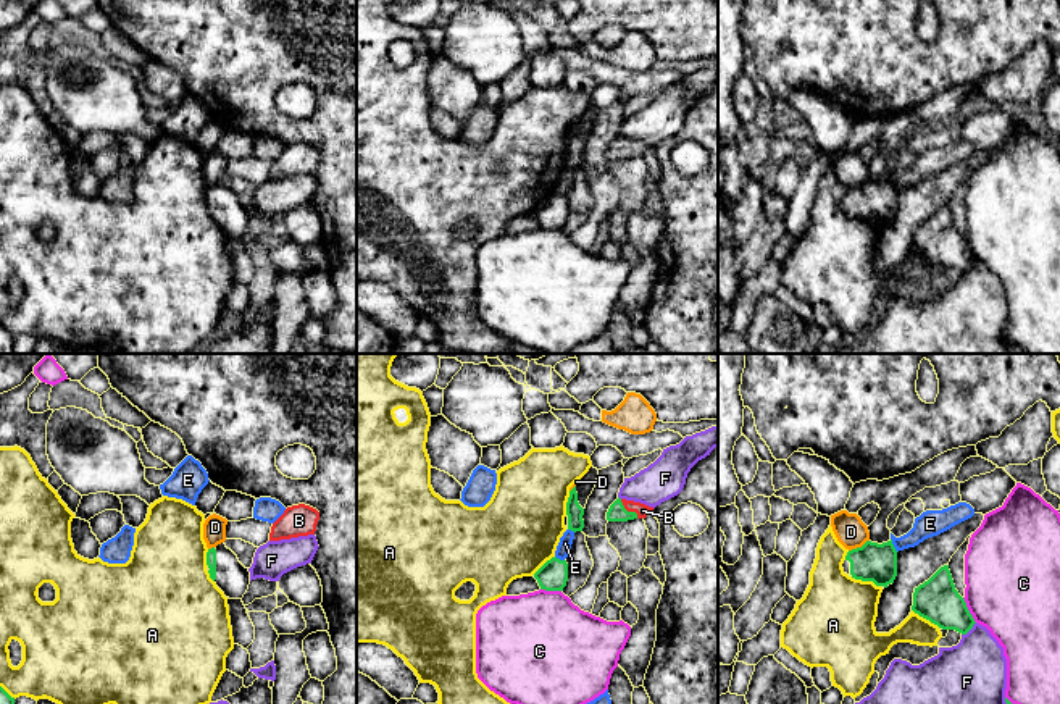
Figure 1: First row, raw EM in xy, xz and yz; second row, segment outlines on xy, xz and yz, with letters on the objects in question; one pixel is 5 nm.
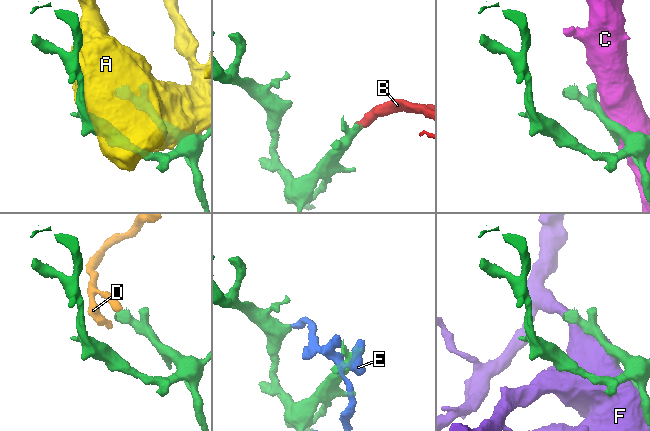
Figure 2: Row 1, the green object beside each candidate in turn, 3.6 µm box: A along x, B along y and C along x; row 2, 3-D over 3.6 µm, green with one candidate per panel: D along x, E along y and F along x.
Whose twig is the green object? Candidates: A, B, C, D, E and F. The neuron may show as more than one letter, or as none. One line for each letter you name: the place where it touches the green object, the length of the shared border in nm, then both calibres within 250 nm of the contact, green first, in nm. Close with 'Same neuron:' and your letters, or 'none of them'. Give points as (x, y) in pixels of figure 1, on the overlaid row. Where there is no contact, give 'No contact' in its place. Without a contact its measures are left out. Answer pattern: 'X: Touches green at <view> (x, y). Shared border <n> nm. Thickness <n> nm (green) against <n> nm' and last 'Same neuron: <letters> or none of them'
B: Touches green at xz (626, 511). Shared border 130 nm. Thickness 90 nm (green) against 70 nm
Same neuron: B

